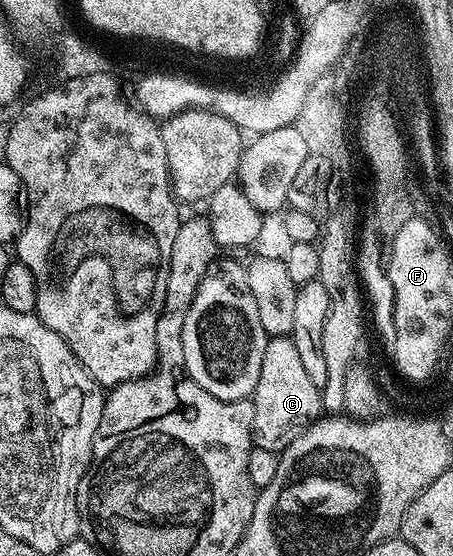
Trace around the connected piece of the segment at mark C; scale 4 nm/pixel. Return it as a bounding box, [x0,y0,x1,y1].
[251,337,322,455]

